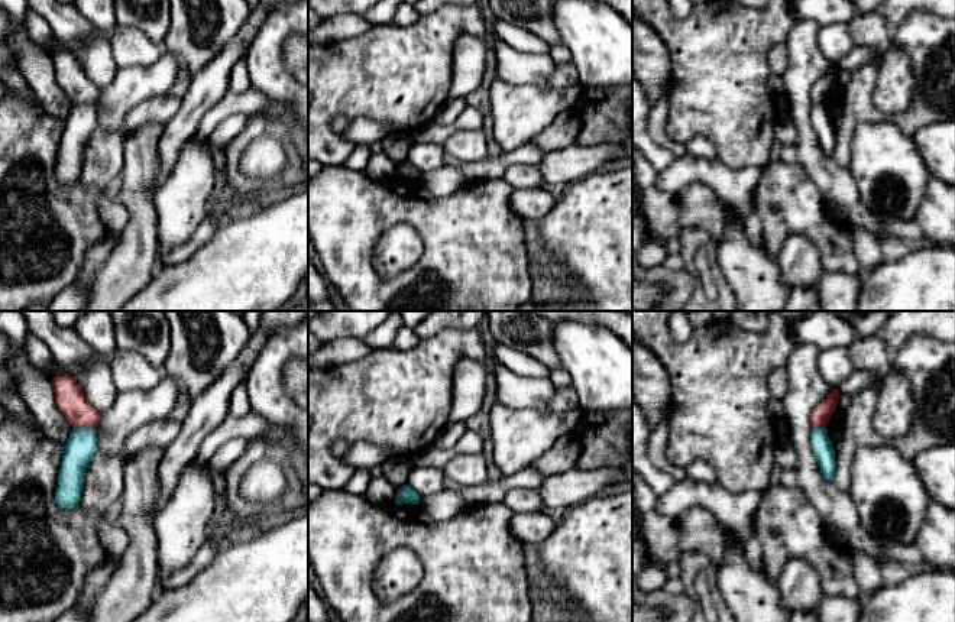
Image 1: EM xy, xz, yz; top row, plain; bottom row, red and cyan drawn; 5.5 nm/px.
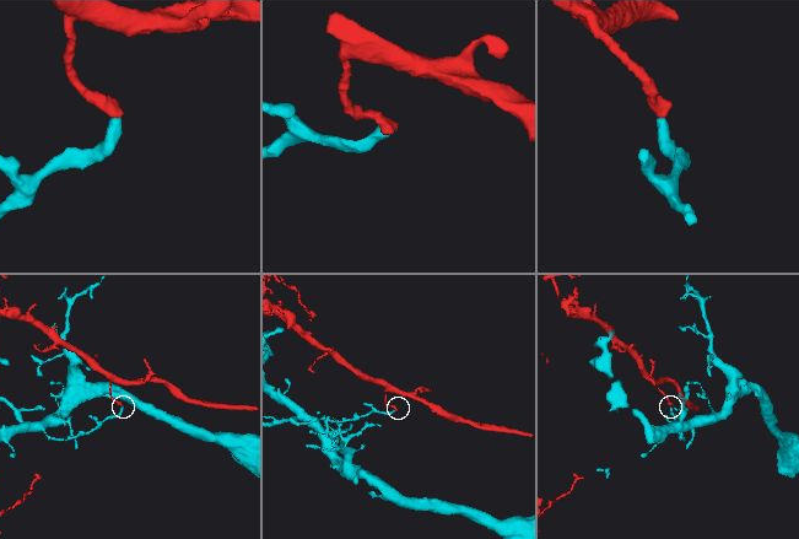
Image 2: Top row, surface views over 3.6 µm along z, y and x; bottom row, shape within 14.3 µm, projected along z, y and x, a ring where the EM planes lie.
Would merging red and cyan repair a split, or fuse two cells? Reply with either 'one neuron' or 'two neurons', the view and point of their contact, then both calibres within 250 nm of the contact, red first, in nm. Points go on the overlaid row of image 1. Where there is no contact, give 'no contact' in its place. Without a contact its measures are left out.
two neurons | xy (83, 427) | 160/160 nm

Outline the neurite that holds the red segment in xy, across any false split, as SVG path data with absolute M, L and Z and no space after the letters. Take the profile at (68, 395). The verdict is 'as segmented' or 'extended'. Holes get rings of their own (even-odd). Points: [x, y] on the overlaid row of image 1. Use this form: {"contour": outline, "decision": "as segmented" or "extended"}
{"contour": "M72 376L52 379L55 402L72 428L96 428L101 415L88 404Z", "decision": "as segmented"}

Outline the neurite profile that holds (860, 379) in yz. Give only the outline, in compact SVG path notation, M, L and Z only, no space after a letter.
M855 369L855 372L838 386L838 391L841 395L854 395L871 385L883 385L883 379L870 372Z

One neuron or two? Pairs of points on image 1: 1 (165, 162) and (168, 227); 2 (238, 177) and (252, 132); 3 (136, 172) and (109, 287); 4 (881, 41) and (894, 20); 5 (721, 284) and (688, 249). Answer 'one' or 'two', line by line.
1: two
2: one
3: one
4: two
5: one

